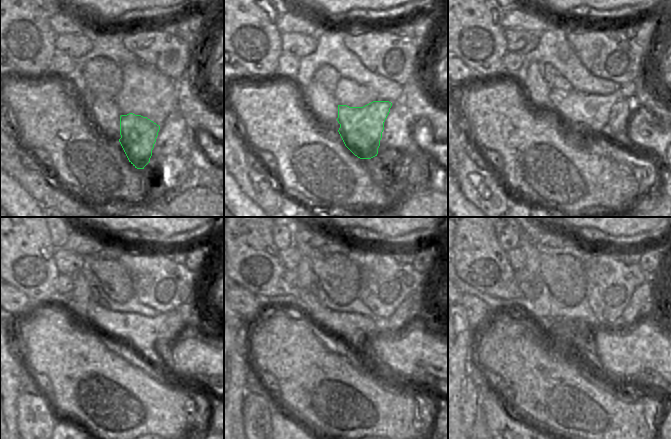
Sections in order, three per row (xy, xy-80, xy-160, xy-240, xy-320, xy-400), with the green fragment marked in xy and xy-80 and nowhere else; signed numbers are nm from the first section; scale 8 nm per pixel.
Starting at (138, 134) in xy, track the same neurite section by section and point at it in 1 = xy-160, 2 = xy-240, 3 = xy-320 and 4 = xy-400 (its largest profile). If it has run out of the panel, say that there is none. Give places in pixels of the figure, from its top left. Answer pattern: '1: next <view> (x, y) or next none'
1: next xy-160 (585, 117)
2: next xy-240 (142, 333)
3: next xy-320 (360, 331)
4: next xy-400 (571, 326)

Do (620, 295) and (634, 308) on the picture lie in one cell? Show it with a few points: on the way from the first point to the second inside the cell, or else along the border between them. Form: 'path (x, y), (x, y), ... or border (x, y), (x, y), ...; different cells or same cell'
border (642, 283), (636, 288), (622, 317), (617, 323); different cells

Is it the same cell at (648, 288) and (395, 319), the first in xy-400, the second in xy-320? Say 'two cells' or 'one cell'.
one cell

